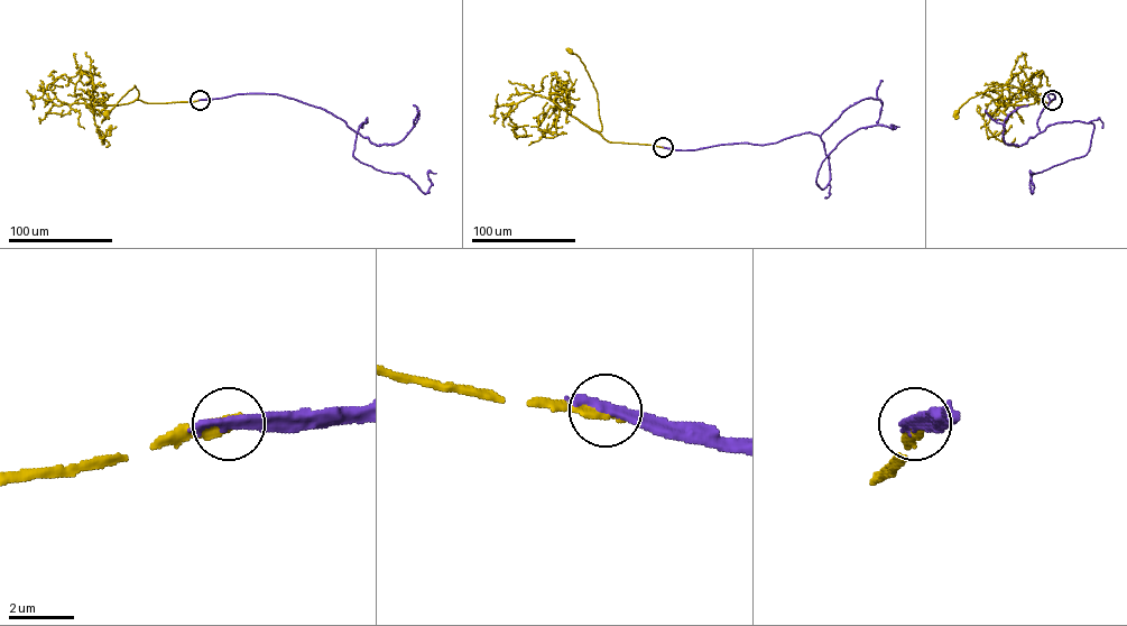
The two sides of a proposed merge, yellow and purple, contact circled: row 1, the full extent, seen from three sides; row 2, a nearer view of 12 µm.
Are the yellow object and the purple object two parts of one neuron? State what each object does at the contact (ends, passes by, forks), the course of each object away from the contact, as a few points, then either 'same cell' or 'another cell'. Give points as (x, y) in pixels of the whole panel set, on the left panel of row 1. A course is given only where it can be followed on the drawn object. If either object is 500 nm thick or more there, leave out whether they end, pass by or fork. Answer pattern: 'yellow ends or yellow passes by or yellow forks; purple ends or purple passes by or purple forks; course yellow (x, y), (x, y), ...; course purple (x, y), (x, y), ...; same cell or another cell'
yellow ends; purple ends; course yellow (200, 100), (131, 102), (138, 95), (135, 85), (107, 112); course purple (200, 100), (278, 94), (356, 131), (367, 121), (354, 158), (425, 194), (436, 173); another cell

